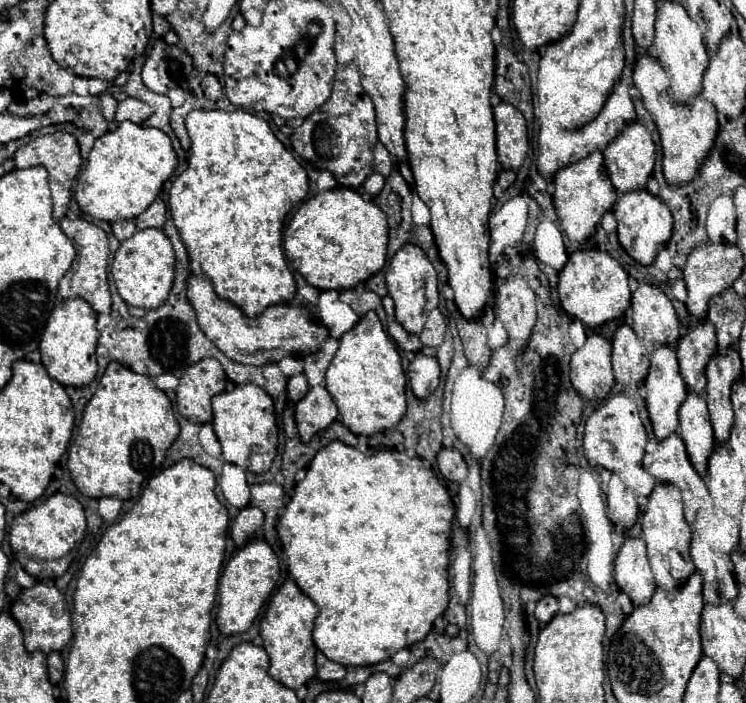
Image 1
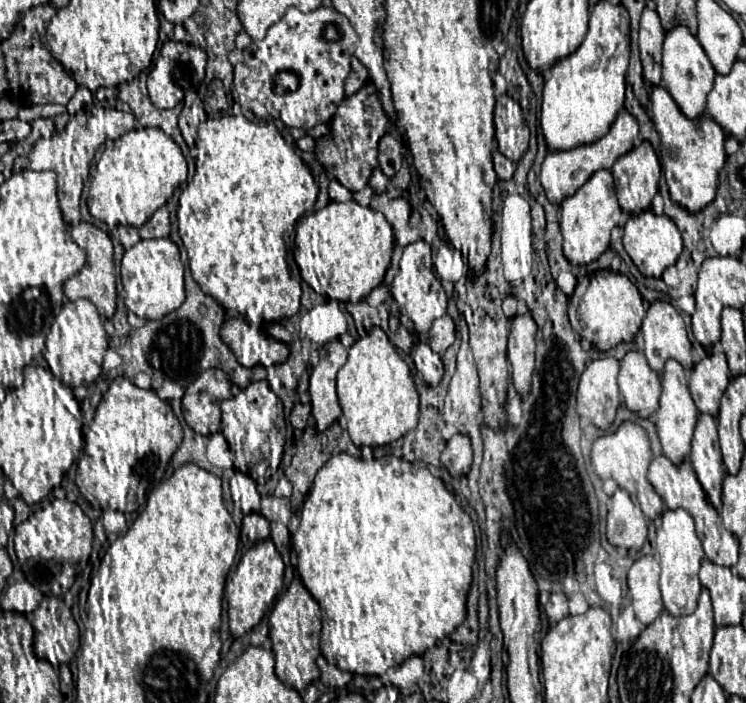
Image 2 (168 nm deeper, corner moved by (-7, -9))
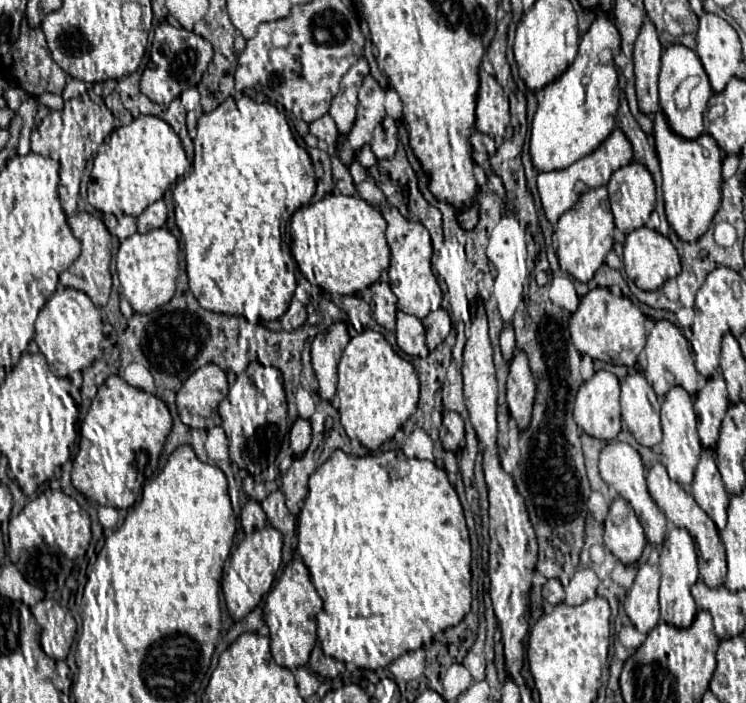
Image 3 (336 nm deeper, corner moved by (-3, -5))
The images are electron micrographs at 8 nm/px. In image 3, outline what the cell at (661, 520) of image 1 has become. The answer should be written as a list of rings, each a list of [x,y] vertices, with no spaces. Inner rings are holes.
[[[670,529],[664,541],[664,547],[660,551],[660,573],[662,573],[662,585],[660,585],[660,615],[662,621],[670,623],[672,627],[690,627],[696,615],[696,603],[692,599],[692,585],[698,581],[698,555],[694,541],[686,529]]]

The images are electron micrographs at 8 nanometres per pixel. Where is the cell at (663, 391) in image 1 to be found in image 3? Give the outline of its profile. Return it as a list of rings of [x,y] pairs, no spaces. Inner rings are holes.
[[[672,387],[670,393],[662,399],[662,433],[664,433],[664,439],[660,445],[662,463],[664,463],[670,479],[688,487],[694,479],[694,467],[698,465],[698,455],[702,453],[702,443],[700,443],[698,431],[696,431],[696,413],[692,407],[692,399],[682,387]]]

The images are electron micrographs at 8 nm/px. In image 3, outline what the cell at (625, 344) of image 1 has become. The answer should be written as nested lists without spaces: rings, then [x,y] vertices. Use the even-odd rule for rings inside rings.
[[[630,373],[622,383],[622,419],[628,425],[634,439],[654,449],[662,441],[660,427],[660,403],[642,373]]]

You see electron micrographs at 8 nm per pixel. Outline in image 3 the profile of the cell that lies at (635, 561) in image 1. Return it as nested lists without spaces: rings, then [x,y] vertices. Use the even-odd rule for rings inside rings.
[[[642,563],[638,567],[636,581],[624,601],[626,615],[640,633],[650,633],[660,621],[658,583],[660,583],[658,567]]]

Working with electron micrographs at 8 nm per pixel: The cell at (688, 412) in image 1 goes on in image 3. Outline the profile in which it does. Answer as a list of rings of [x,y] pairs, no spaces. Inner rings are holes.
[[[702,449],[700,463],[692,483],[692,495],[696,503],[708,513],[718,531],[726,527],[726,507],[730,503],[730,495],[722,483],[722,477],[716,469],[714,453],[710,449]]]

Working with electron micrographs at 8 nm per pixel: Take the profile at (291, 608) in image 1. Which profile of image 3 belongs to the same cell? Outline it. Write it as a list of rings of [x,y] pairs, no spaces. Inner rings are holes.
[[[292,559],[278,583],[266,597],[264,605],[264,619],[270,627],[270,649],[278,665],[296,671],[298,667],[306,665],[310,659],[310,651],[316,643],[316,613],[322,609],[322,599],[312,585],[310,573],[302,559]]]

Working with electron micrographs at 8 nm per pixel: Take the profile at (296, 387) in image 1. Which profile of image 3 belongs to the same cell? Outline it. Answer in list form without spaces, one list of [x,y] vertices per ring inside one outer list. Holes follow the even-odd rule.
[[[298,419],[290,431],[290,447],[294,451],[294,457],[304,455],[306,447],[310,445],[310,423],[306,419]]]

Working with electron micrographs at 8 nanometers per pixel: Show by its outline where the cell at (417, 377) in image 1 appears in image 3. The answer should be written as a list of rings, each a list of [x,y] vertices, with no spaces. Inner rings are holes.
[[[404,311],[396,313],[396,343],[408,355],[420,355],[420,357],[428,355],[422,321]]]

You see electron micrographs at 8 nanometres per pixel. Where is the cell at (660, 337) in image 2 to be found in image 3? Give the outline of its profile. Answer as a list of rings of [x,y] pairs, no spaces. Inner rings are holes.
[[[658,321],[652,327],[646,343],[646,357],[648,357],[648,367],[644,375],[658,397],[664,397],[666,391],[670,391],[670,387],[684,387],[688,395],[694,399],[694,391],[698,391],[700,387],[698,371],[694,367],[694,357],[690,355],[690,349],[688,349],[688,341],[684,339],[684,335],[676,325],[668,321]]]

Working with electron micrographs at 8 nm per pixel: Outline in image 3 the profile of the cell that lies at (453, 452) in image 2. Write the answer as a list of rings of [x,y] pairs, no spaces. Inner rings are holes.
[[[446,411],[444,413],[444,421],[440,427],[440,439],[444,449],[450,451],[458,451],[462,441],[464,441],[464,421],[458,413],[454,411]]]

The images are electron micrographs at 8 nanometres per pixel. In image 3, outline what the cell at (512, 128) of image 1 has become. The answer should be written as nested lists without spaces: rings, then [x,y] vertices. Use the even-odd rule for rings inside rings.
[[[480,69],[480,87],[476,97],[476,121],[474,127],[480,133],[502,139],[506,135],[506,127],[510,121],[508,97],[502,87],[496,83],[492,75]]]

